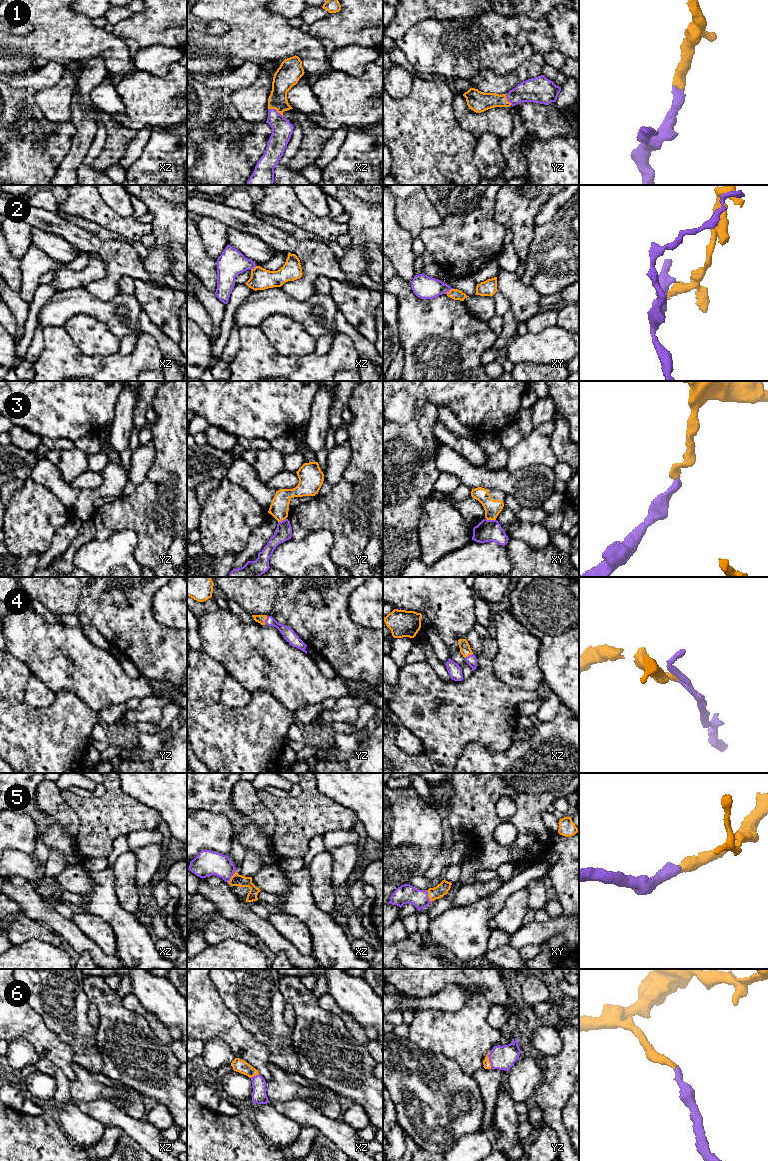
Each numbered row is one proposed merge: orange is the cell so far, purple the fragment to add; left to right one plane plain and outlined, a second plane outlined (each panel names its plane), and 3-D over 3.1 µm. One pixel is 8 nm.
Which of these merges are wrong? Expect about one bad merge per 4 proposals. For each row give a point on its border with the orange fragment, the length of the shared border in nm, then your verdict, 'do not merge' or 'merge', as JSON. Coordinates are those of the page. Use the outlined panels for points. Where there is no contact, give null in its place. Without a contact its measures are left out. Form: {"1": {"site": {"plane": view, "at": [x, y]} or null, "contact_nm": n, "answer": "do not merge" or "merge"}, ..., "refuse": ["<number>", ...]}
{"1": {"site": {"plane": "xz", "at": [276, 109]}, "contact_nm": 140, "answer": "merge"}, "2": {"site": {"plane": "xy", "at": [449, 291]}, "contact_nm": 80, "answer": "do not merge"}, "3": {"site": {"plane": "xy", "at": [491, 519]}, "contact_nm": 80, "answer": "do not merge"}, "4": {"site": {"plane": "yz", "at": [265, 619]}, "contact_nm": 80, "answer": "merge"}, "5": {"site": {"plane": "xz", "at": [232, 876]}, "contact_nm": 130, "answer": "merge"}, "6": {"site": {"plane": "yz", "at": [488, 1060]}, "contact_nm": 140, "answer": "merge"}, "refuse": ["2", "3"]}

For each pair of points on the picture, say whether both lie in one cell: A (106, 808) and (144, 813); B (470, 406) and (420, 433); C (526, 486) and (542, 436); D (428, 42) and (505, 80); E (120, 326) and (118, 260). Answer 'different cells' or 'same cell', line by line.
A: same cell
B: different cells
C: different cells
D: different cells
E: different cells

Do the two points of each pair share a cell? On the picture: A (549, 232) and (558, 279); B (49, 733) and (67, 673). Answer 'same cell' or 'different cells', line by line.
A: same cell
B: different cells

